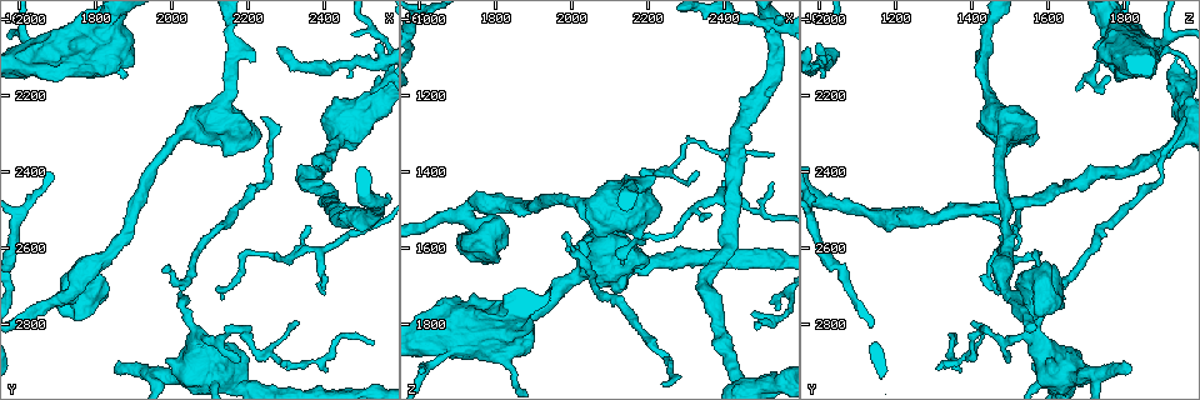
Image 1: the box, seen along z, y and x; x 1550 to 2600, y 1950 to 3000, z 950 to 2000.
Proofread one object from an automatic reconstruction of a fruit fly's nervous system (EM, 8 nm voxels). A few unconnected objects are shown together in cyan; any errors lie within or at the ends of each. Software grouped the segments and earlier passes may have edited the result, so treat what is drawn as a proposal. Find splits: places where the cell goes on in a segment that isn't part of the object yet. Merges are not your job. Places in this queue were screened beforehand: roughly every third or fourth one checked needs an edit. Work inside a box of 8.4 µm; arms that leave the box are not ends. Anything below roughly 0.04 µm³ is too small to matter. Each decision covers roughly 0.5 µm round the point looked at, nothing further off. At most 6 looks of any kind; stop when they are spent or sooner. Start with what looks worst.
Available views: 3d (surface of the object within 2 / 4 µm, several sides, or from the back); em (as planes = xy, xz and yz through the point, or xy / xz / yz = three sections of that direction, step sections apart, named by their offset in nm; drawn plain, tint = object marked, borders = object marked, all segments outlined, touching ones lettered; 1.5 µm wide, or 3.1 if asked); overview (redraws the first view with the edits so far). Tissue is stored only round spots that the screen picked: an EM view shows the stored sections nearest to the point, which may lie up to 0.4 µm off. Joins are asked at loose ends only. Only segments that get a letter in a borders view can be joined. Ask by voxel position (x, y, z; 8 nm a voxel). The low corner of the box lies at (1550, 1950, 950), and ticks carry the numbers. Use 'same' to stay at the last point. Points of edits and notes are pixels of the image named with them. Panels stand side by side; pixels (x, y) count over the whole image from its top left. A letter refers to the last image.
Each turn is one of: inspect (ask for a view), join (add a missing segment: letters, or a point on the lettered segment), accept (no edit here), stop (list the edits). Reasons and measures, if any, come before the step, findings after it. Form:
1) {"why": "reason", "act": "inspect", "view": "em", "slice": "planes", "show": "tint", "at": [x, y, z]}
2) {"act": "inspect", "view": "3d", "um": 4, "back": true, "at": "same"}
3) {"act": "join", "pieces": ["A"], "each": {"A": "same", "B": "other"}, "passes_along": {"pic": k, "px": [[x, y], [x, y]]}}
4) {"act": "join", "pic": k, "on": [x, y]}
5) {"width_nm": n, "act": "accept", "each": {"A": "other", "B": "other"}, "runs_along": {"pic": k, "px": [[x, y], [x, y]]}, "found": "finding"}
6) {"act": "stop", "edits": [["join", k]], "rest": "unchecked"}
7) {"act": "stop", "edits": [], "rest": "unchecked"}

{"why": "free end", "act": "inspect", "view": "3d", "um": 2, "at": [1850, 2920, 1815]}

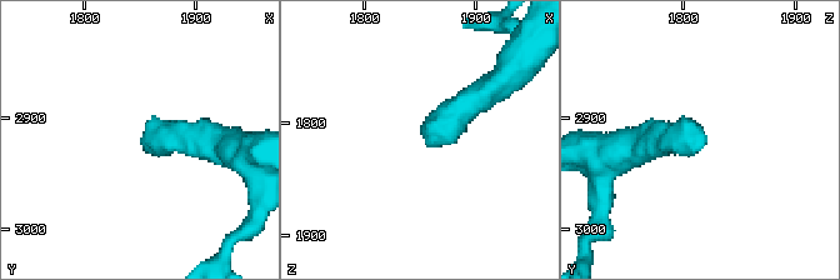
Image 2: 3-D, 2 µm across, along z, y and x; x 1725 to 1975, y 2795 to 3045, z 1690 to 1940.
{"act": "inspect", "view": "em", "slice": "xy", "step": 8, "show": "tint", "at": [1852, 2918, 1816]}

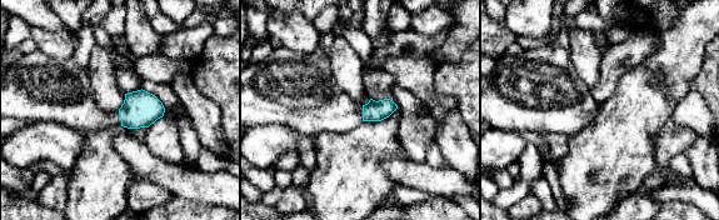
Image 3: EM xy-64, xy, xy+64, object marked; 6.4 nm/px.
{"why": "see the neighbours", "act": "inspect", "view": "em", "slice": "xy", "step": 8, "show": "borders", "at": "same"}

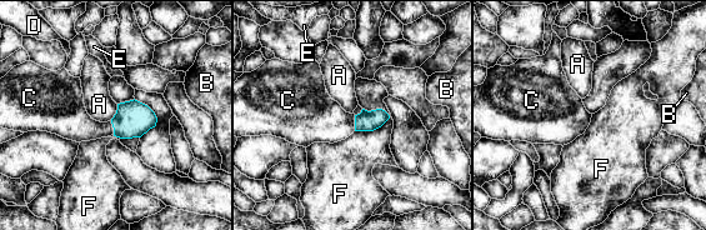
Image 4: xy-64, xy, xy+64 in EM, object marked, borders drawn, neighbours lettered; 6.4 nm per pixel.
{"longest_contact_nm": ["F", 260], "act": "join", "pieces": ["C"], "each": {"A": "other", "B": "other", "C": "same", "D": "other", "E": "other", "F": "other"}, "passes_along": {"pic": 4, "px": [[366, 120], [355, 123], [318, 118]]}, "found": "the cell continues"}

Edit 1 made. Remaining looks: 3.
{"why": "thin end", "act": "inspect", "view": "3d", "um": 2, "back": true, "at": [1975, 2665, 1580]}

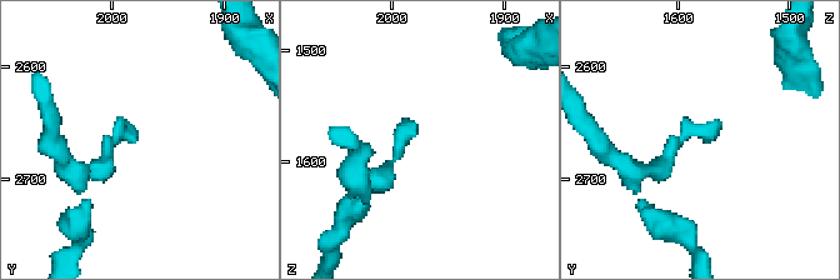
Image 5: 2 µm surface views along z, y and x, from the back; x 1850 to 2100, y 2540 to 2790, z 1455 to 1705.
{"act": "inspect", "view": "em", "slice": "xy", "step": 8, "show": "borders", "at": [1980, 2668, 1578]}

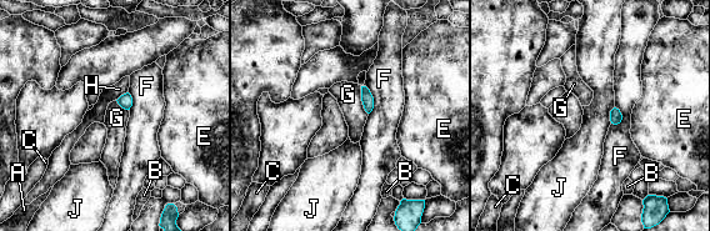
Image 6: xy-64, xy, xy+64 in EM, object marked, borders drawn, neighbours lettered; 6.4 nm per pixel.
{"why": "another direction", "act": "inspect", "view": "em", "slice": "planes", "show": "borders", "at": "same"}

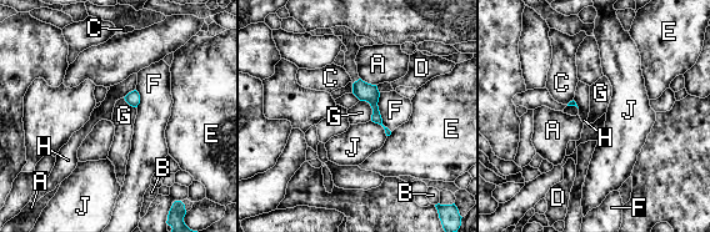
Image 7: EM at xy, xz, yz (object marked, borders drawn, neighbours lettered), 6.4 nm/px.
{"act": "accept", "each": {"A": "other", "B": "other", "C": "other", "D": "other", "E": "other", "F": "other", "G": "other", "H": "other", "J": "other"}, "border": {"pic": 7, "px": [[360, 100], [369, 104], [371, 119]]}, "found": "none of them fits"}

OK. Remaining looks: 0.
{"act": "stop", "edits": [["join", 4]], "rest": "unchecked"}

